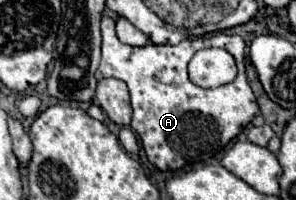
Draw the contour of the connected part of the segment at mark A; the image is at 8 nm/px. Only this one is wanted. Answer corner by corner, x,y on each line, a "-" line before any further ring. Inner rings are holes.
105,16
101,22
103,32
103,58
97,68
95,78
103,80
105,76
113,76
123,80
131,92
133,120
131,130
141,138
147,160
163,170
177,172
181,168
197,168
209,164
209,158
223,154
227,144
237,138
259,112
253,90
245,78
245,42
241,36
217,32
201,38
183,40
175,46
165,44
147,44
147,46
125,46
115,36
113,18
-
201,48
225,48
233,54
239,74
237,78
219,88
199,88
187,76
187,64
191,56

